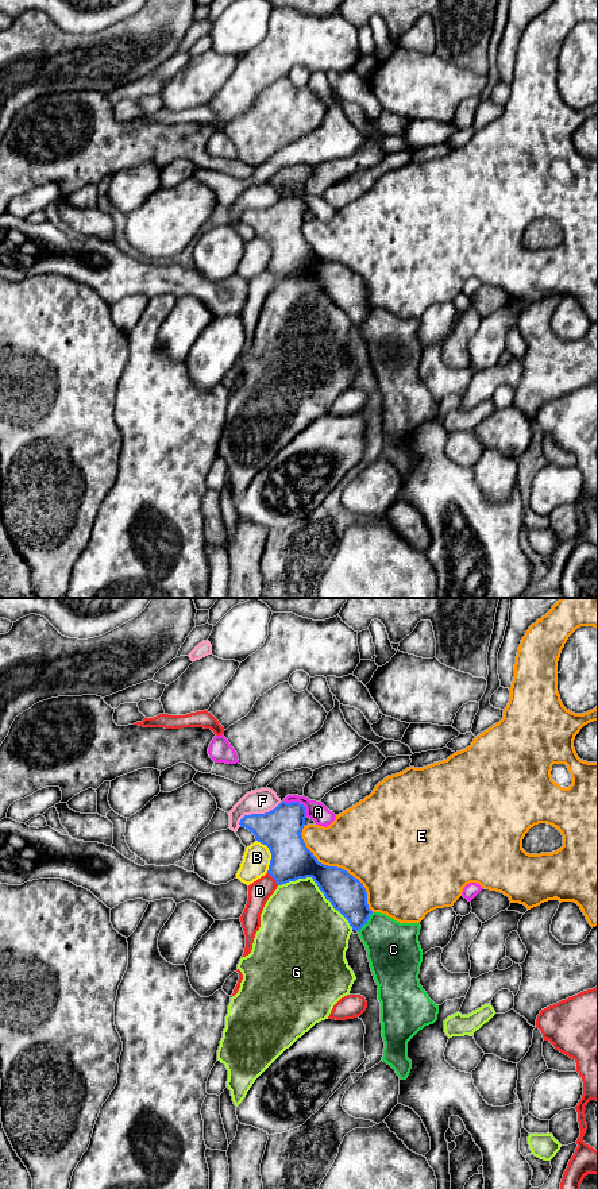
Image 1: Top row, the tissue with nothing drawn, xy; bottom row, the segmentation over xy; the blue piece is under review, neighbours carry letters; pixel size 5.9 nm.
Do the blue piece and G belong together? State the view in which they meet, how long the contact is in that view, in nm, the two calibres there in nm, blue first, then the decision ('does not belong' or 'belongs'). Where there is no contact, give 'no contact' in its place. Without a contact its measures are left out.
meets blue in xy; contact 500 nm long; 240 nm thick on the blue side, 440 nm on the other; belongs

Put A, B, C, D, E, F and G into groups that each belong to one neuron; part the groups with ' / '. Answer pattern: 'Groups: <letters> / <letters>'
Groups: A / B / C / D / E / F / G

